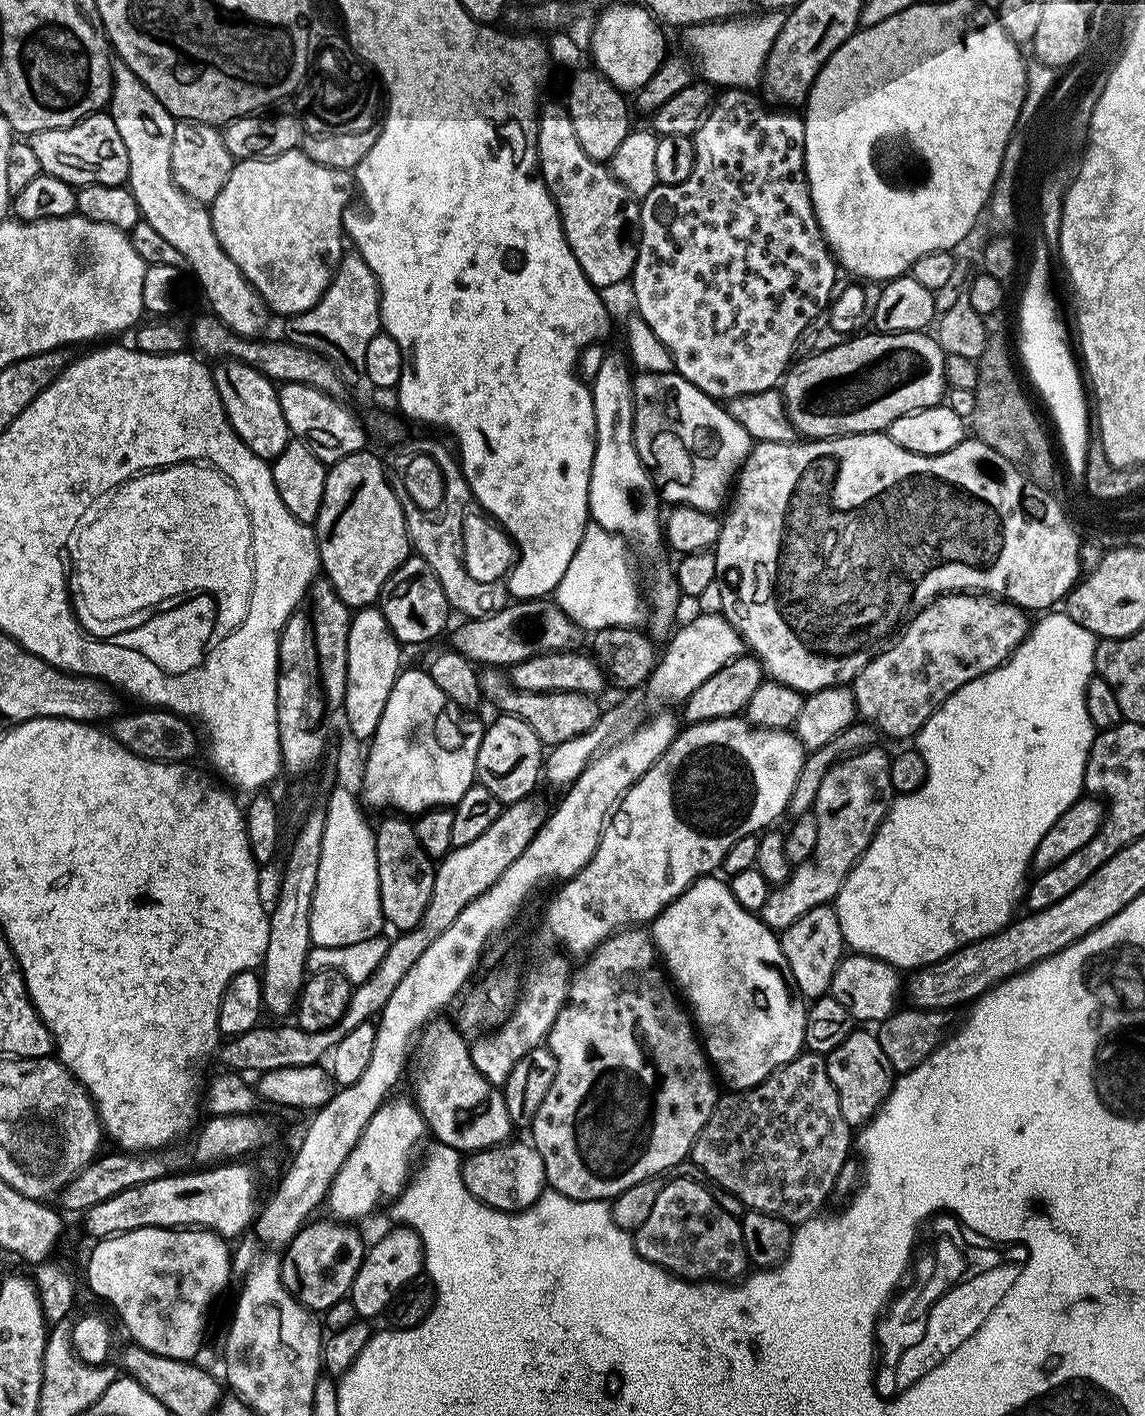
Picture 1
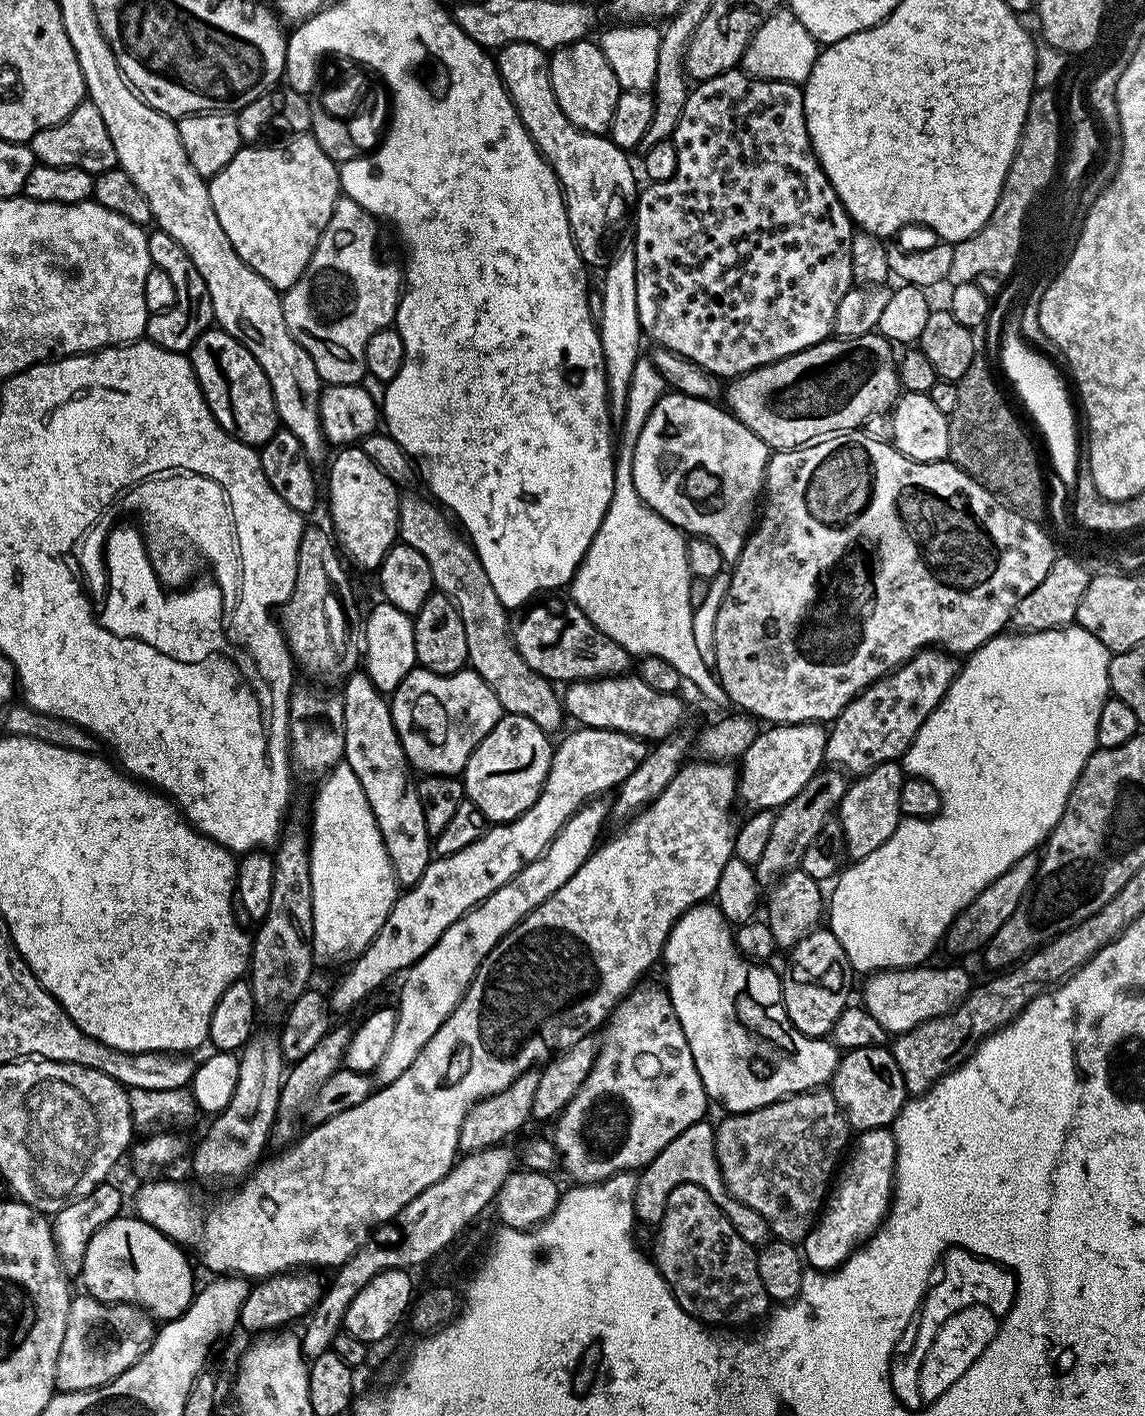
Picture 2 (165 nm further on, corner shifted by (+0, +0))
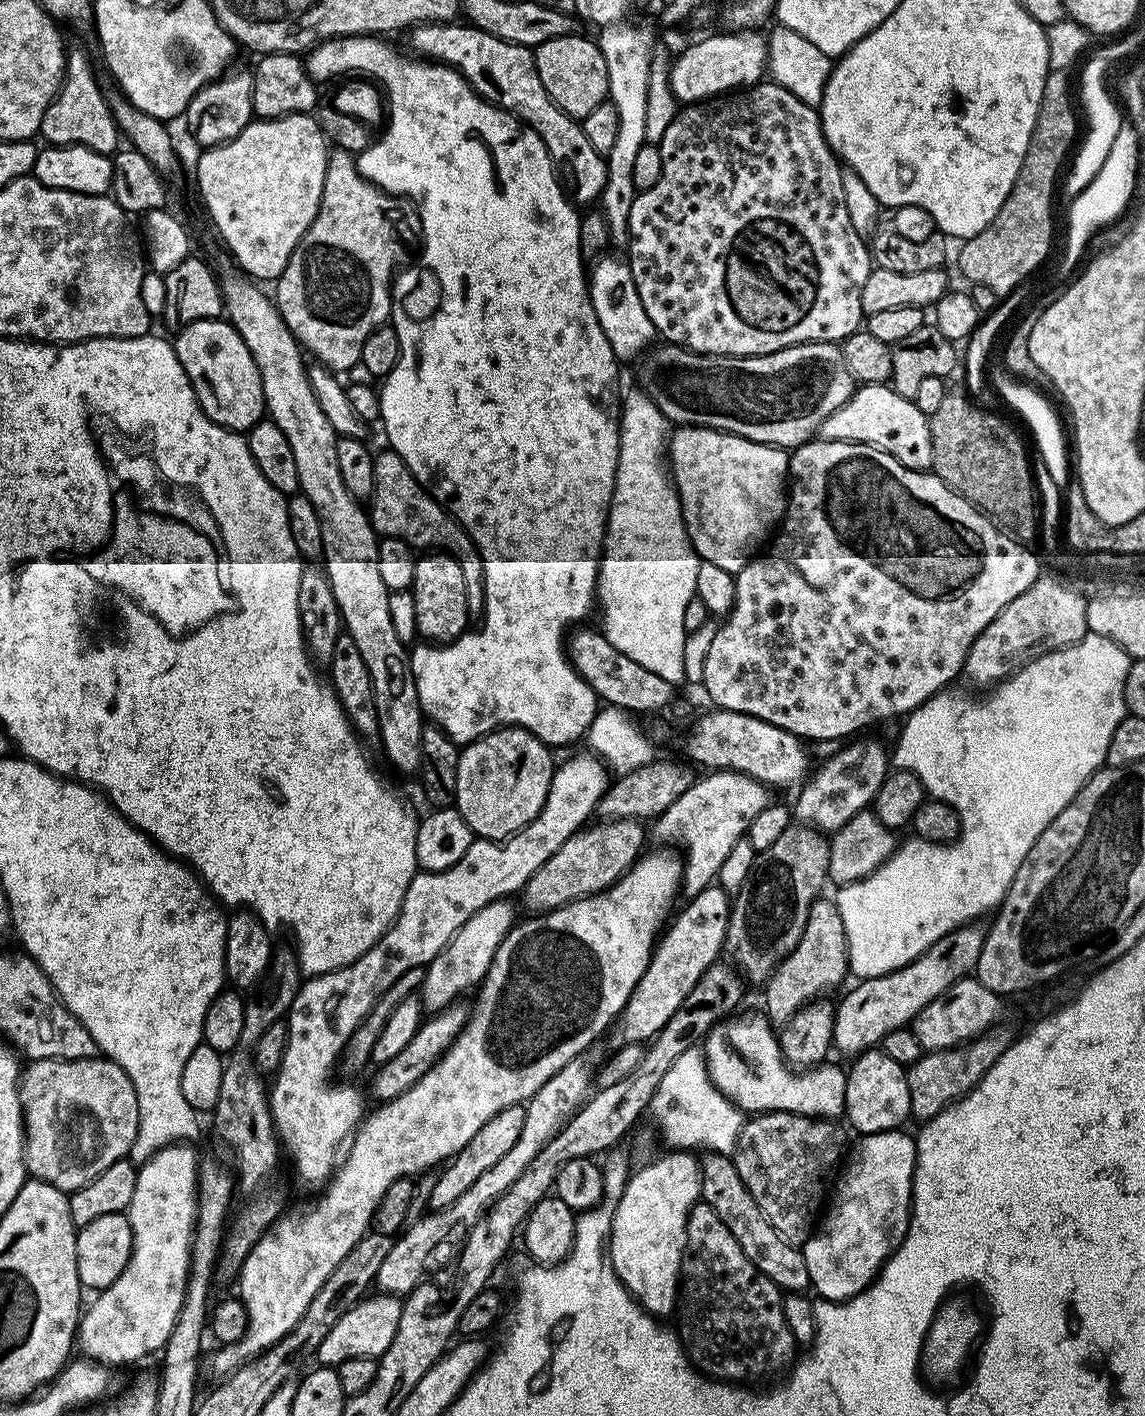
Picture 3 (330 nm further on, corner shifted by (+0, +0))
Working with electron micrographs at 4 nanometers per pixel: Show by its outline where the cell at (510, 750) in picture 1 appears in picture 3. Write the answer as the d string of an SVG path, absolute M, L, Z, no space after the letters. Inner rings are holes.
M497 728L471 744L463 745L458 758L458 790L455 807L466 818L473 837L486 840L505 840L530 824L546 802L554 771L549 745L543 744L534 734L524 728Z

